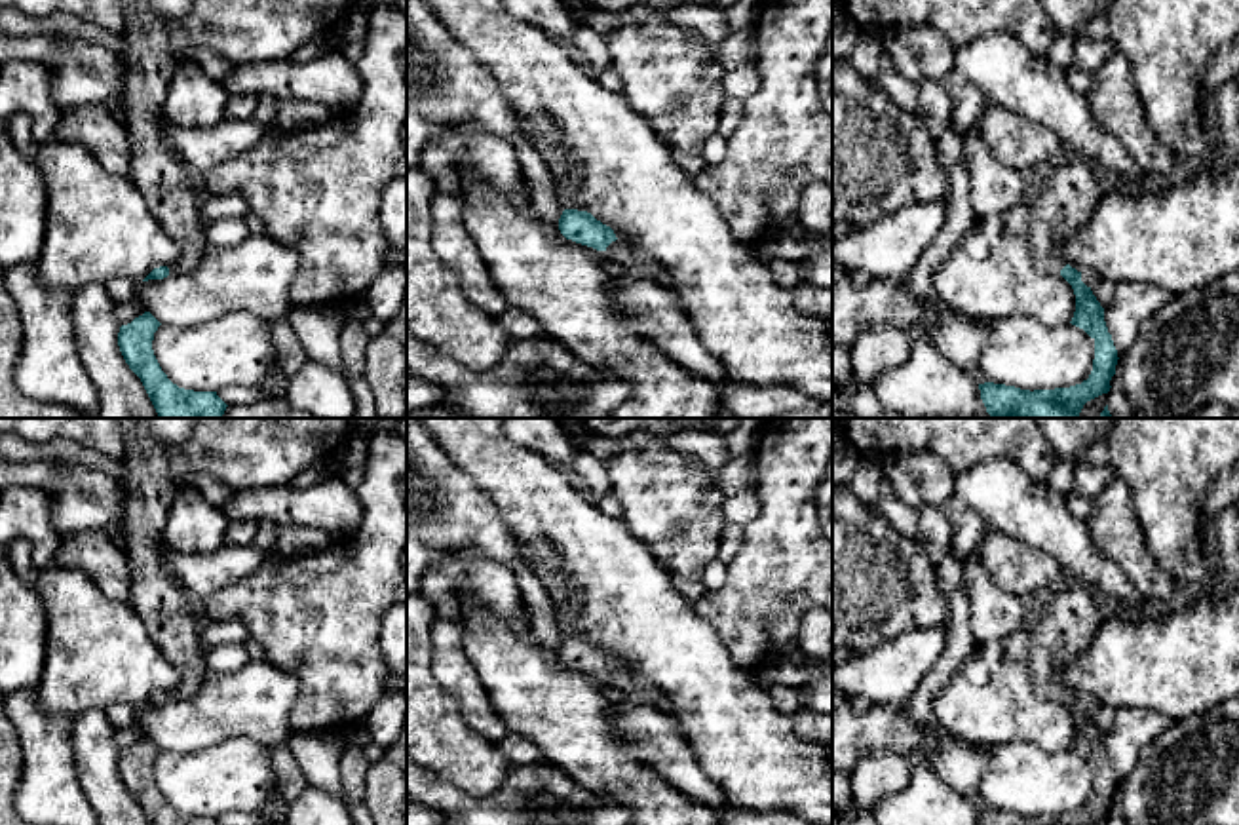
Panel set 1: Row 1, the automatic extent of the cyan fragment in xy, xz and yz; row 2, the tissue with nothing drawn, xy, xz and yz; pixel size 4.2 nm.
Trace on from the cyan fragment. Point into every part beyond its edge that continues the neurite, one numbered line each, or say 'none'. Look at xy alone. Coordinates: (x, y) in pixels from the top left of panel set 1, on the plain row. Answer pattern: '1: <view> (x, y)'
1: xy (173, 618)

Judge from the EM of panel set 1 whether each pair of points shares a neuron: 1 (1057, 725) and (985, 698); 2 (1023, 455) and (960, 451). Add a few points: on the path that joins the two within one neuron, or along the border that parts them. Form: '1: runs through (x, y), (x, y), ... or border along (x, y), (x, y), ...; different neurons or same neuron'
1: runs through (1040, 721), (1002, 708); same neuron
2: runs through (1008, 447), (975, 447); same neuron

